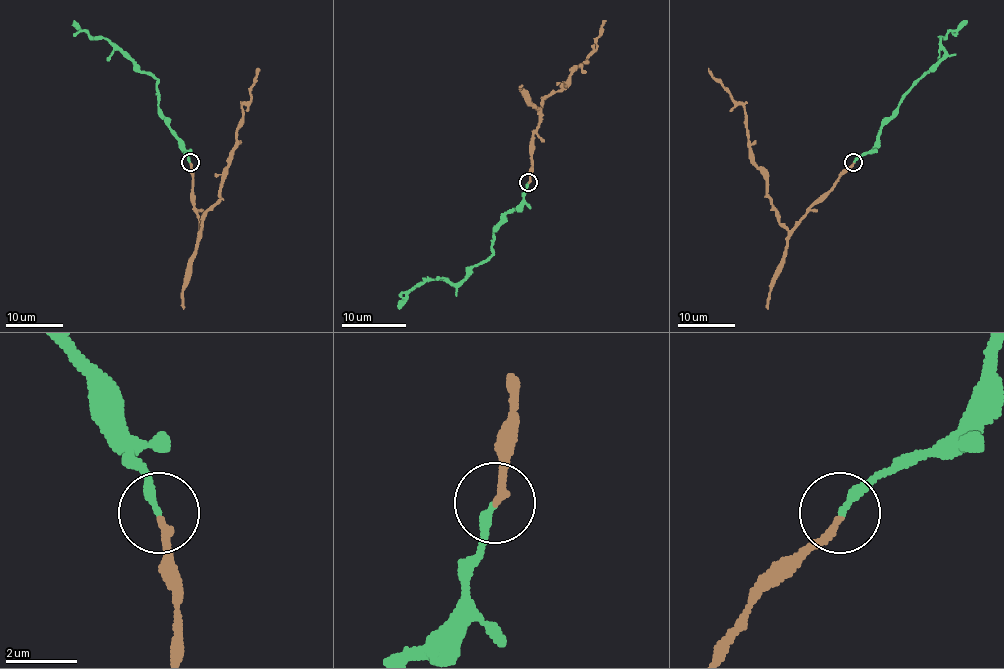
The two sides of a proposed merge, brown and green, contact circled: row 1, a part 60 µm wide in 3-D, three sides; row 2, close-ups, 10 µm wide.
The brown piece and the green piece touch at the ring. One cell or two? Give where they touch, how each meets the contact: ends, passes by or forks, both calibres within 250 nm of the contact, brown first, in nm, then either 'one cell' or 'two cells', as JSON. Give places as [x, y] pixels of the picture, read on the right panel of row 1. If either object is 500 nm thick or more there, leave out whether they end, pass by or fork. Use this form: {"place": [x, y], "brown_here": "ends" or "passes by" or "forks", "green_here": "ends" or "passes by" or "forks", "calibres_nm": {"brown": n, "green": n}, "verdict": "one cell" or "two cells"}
{"place": [853, 162], "brown_here": "ends", "green_here": "ends", "calibres_nm": {"brown": 220, "green": 240}, "verdict": "one cell"}

